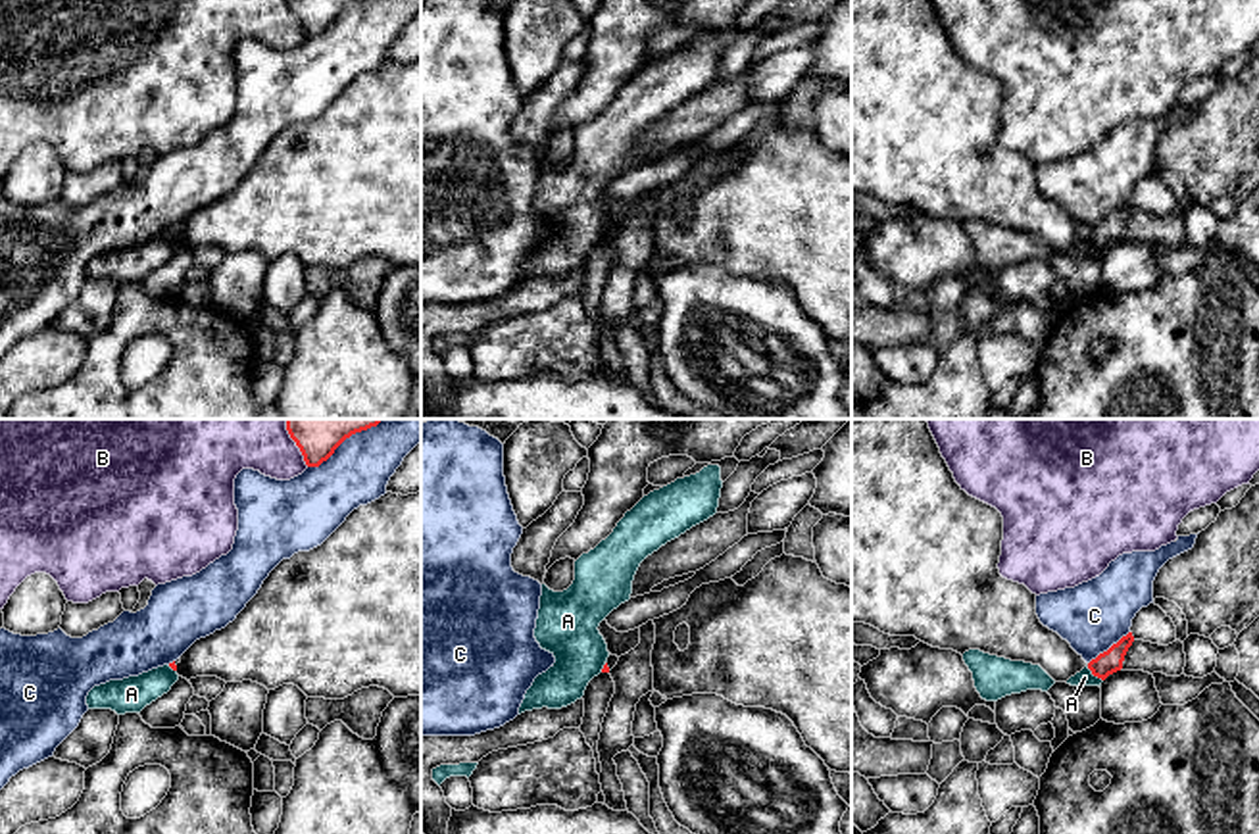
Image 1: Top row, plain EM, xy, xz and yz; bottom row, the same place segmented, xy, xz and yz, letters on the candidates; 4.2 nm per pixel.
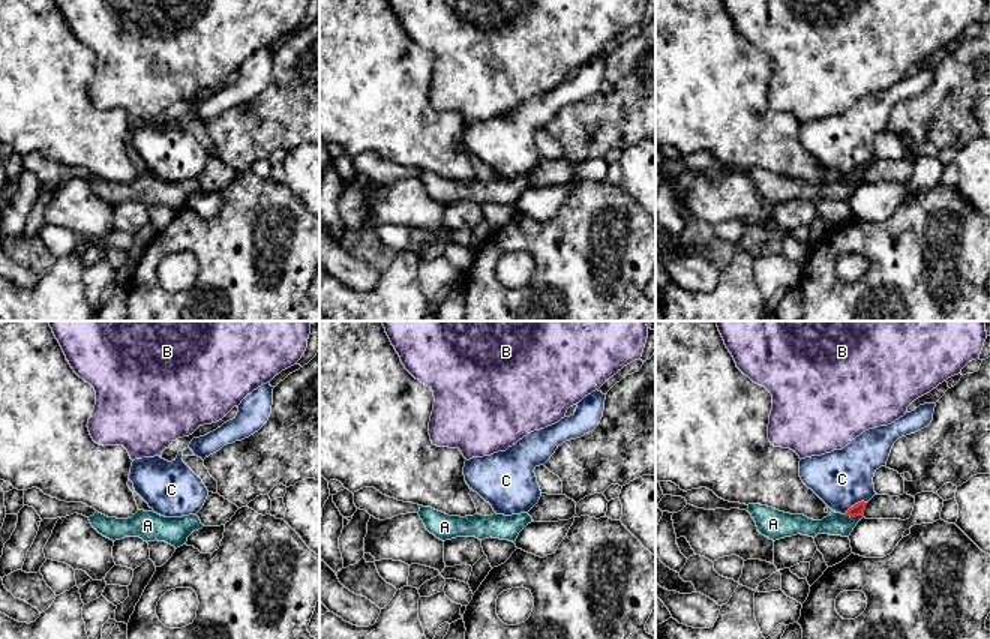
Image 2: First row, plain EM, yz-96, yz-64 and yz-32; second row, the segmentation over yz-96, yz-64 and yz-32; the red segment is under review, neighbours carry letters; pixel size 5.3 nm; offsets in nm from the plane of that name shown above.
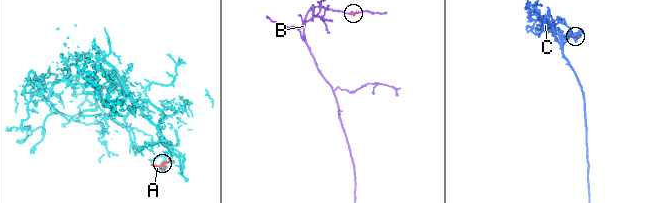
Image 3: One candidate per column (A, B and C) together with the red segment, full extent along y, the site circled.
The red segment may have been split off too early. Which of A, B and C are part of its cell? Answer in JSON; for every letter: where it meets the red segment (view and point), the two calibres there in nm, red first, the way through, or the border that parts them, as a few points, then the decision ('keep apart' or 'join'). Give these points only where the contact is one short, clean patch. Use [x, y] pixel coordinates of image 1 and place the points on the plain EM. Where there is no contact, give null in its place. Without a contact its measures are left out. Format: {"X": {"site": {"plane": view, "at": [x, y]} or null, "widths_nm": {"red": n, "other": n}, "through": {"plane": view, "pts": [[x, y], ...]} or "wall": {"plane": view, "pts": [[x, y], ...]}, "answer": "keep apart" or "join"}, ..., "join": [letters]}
{"A": {"site": {"plane": "yz", "at": [1094, 245]}, "widths_nm": {"red": 100, "other": 70}, "wall": {"plane": "yz", "pts": [[1086, 237], [1102, 250]]}, "answer": "keep apart"}, "B": {"site": {"plane": "xy", "at": [298, 16]}, "widths_nm": {"red": 140, "other": 190}, "answer": "keep apart"}, "C": {"site": {"plane": "yz", "at": [1110, 218]}, "widths_nm": {"red": 100, "other": 280}, "answer": "keep apart"}, "join": []}

